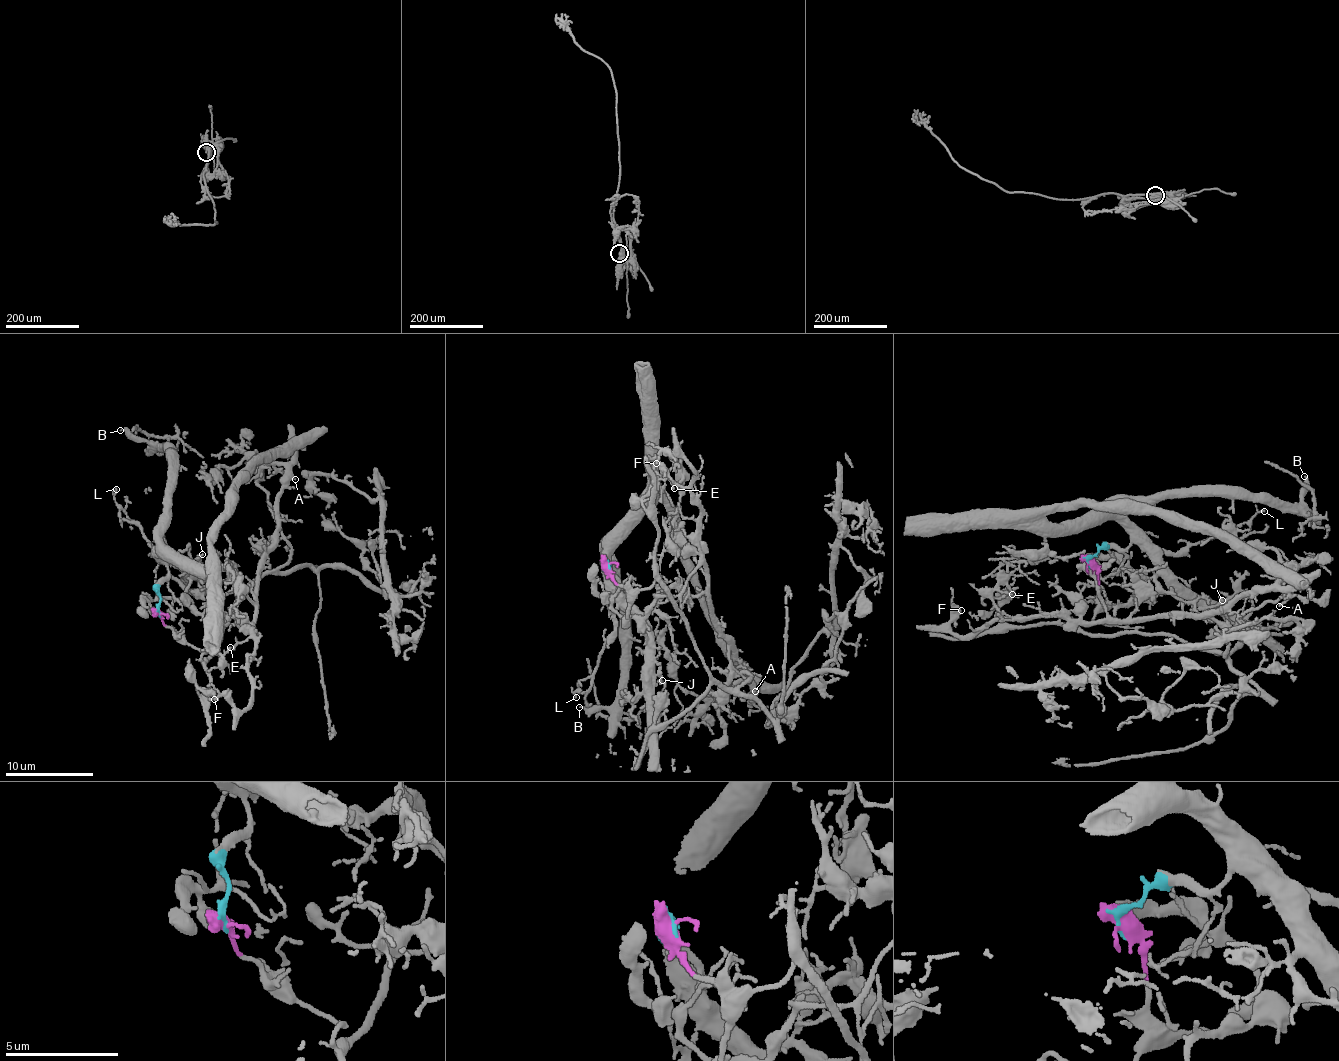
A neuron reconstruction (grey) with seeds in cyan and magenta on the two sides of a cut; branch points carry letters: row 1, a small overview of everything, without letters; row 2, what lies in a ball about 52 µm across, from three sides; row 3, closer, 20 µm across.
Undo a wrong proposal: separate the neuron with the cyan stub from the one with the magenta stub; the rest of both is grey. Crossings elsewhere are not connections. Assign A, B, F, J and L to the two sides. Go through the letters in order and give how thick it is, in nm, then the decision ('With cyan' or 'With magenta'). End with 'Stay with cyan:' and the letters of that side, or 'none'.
A: Thickness 100 nm. With magenta
B: Thickness 190 nm. With cyan
F: Thickness 90 nm. With magenta
J: Thickness 190 nm. With cyan
L: Thickness 90 nm. With cyan
Stay with cyan: B, J, L

